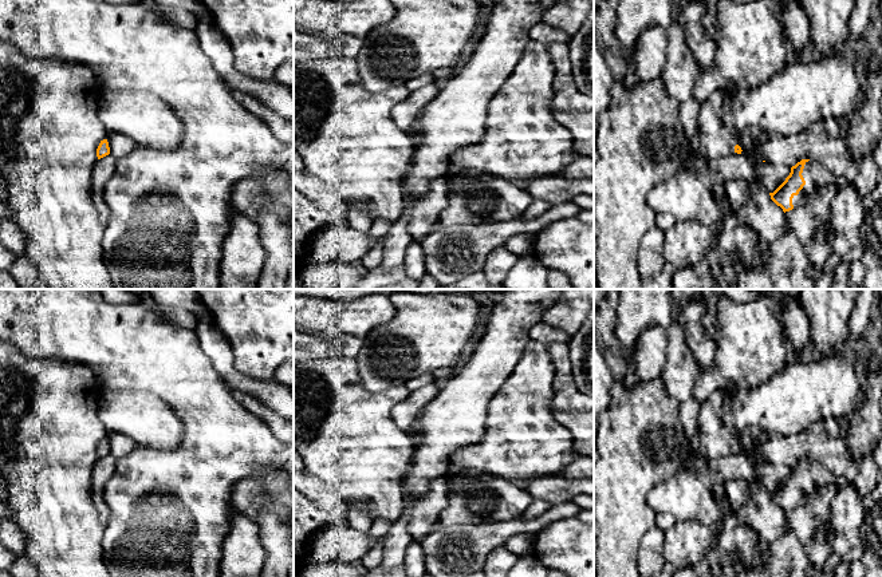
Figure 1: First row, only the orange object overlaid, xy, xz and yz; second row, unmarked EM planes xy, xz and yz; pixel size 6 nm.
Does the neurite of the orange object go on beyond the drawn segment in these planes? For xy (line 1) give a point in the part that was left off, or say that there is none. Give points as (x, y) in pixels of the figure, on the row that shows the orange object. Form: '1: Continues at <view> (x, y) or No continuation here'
1: No continuation here

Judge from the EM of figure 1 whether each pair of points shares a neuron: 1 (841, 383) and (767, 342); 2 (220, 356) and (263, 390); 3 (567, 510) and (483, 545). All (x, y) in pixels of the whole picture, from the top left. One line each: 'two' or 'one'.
1: two
2: one
3: one

